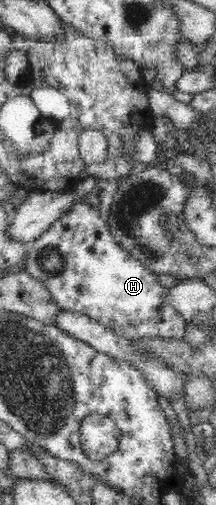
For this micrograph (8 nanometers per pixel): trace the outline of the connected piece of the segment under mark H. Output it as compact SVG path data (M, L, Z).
M93 202L76 203L73 211L68 212L68 216L65 216L61 221L58 221L52 228L44 233L40 238L34 239L32 242L27 243L29 248L29 255L25 262L25 268L27 273L37 281L42 281L48 290L50 295L54 296L54 302L58 302L60 306L64 307L65 310L71 312L78 312L88 317L91 317L94 321L102 324L105 328L113 329L116 335L138 341L138 339L184 339L184 333L186 333L186 325L188 321L184 316L176 310L174 304L172 304L170 297L171 289L162 285L158 281L158 274L147 269L146 266L140 260L135 259L127 253L122 246L120 246L112 236L111 230L107 225L107 221L103 221L99 215L99 209Z

